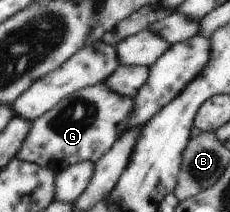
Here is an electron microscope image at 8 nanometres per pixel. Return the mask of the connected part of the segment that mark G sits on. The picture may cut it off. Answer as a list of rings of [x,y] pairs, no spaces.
[[[104,83],[79,89],[58,101],[52,109],[48,109],[32,120],[32,131],[28,135],[28,139],[24,141],[17,157],[40,167],[48,167],[55,173],[82,161],[96,163],[128,129],[128,121],[131,120],[132,101],[134,101],[133,97],[124,97],[124,95],[114,93]]]

